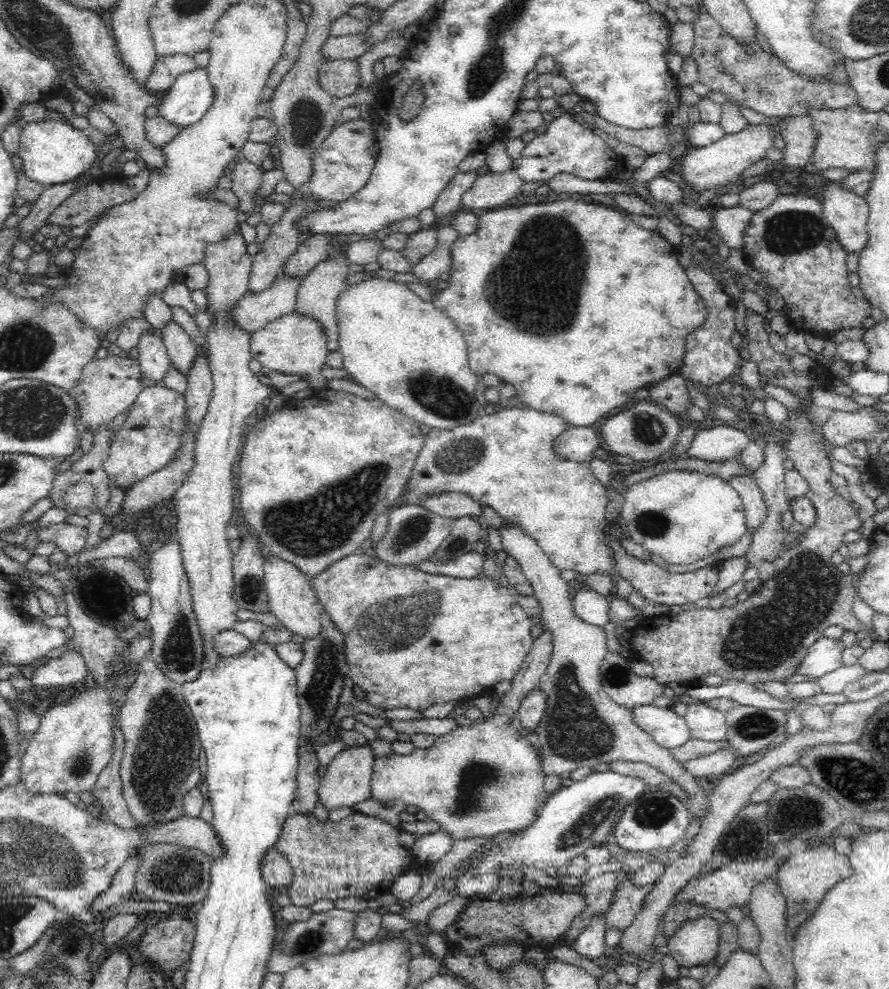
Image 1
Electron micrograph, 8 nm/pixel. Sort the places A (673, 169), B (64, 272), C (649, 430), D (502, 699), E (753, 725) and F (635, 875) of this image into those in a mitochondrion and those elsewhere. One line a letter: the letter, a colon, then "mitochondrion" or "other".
A: other
B: other
C: mitochondrion
D: other
E: mitochondrion
F: other

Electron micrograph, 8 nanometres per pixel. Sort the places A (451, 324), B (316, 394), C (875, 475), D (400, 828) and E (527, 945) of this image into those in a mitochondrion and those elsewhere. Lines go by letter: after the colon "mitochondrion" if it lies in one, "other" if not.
A: other
B: other
C: other
D: other
E: other

